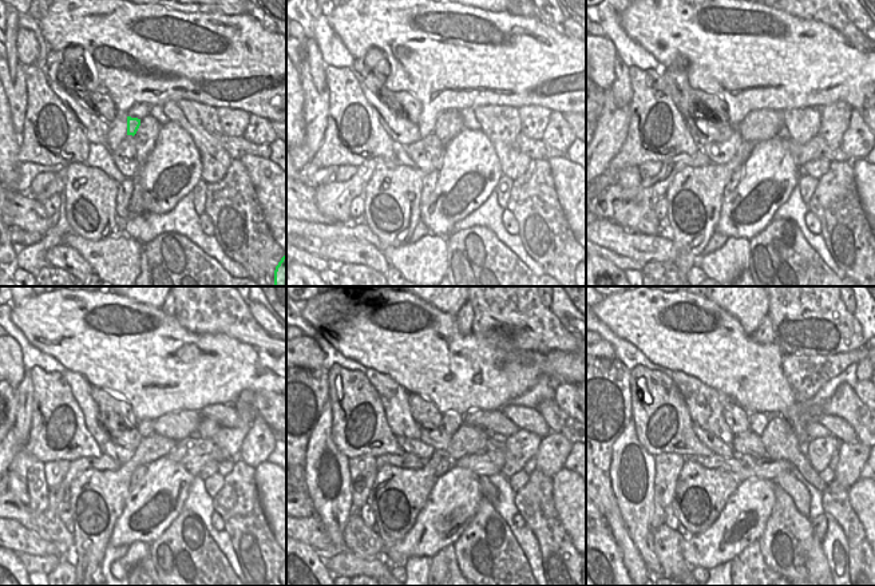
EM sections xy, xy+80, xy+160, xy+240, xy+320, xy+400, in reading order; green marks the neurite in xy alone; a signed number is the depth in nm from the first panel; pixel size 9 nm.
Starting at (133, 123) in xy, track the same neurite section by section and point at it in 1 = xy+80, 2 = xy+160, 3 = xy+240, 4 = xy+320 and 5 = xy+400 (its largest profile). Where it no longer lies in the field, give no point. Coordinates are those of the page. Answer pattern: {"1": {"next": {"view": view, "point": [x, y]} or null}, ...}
{"1": {"next": {"view": "xy+80", "point": [450, 123]}}, "2": {"next": {"view": "xy+160", "point": [761, 125]}}, "3": {"next": {"view": "xy+240", "point": [175, 426]}}, "4": {"next": {"view": "xy+320", "point": [494, 422]}}, "5": {"next": {"view": "xy+400", "point": [815, 430]}}}

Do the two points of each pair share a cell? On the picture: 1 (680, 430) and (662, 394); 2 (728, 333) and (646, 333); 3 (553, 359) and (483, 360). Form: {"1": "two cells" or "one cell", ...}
{"1": "one cell", "2": "one cell", "3": "one cell"}

